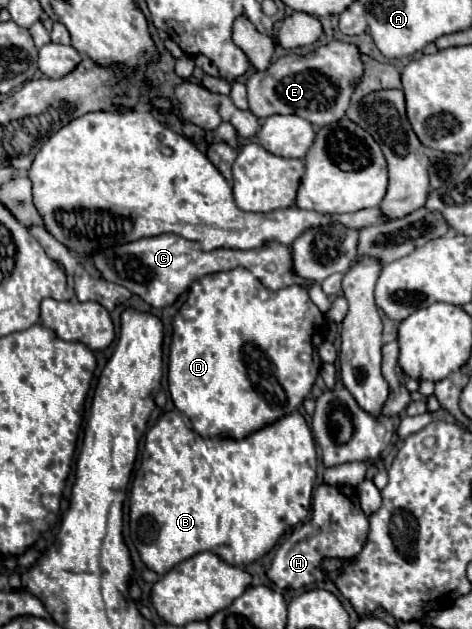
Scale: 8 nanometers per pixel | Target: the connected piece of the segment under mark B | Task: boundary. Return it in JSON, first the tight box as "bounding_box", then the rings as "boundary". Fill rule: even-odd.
{"bounding_box":[130,410,316,576],"boundary":[[[178,410],[162,414],[146,434],[144,464],[134,474],[130,492],[130,538],[140,560],[160,576],[198,552],[212,552],[230,566],[240,562],[248,566],[272,550],[288,528],[306,518],[316,482],[316,464],[316,444],[300,412],[292,412],[244,440],[202,438],[184,426]]]}

